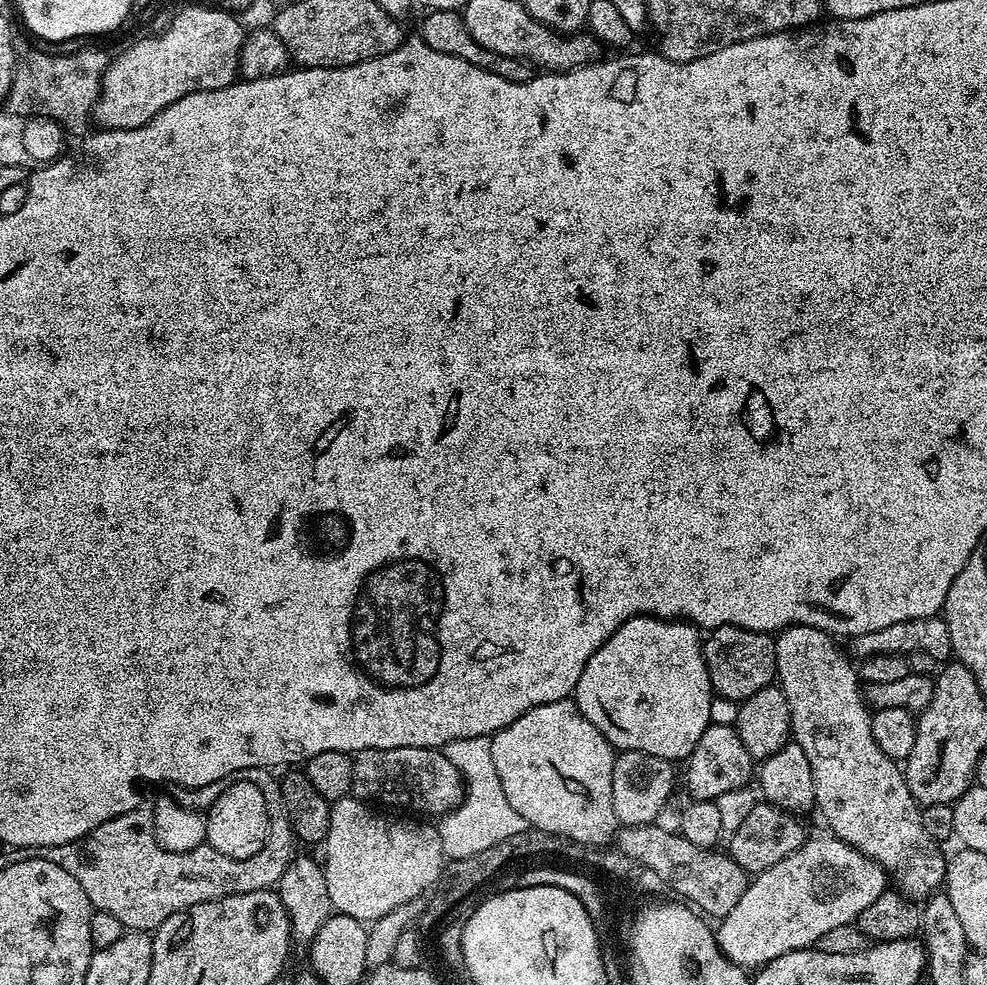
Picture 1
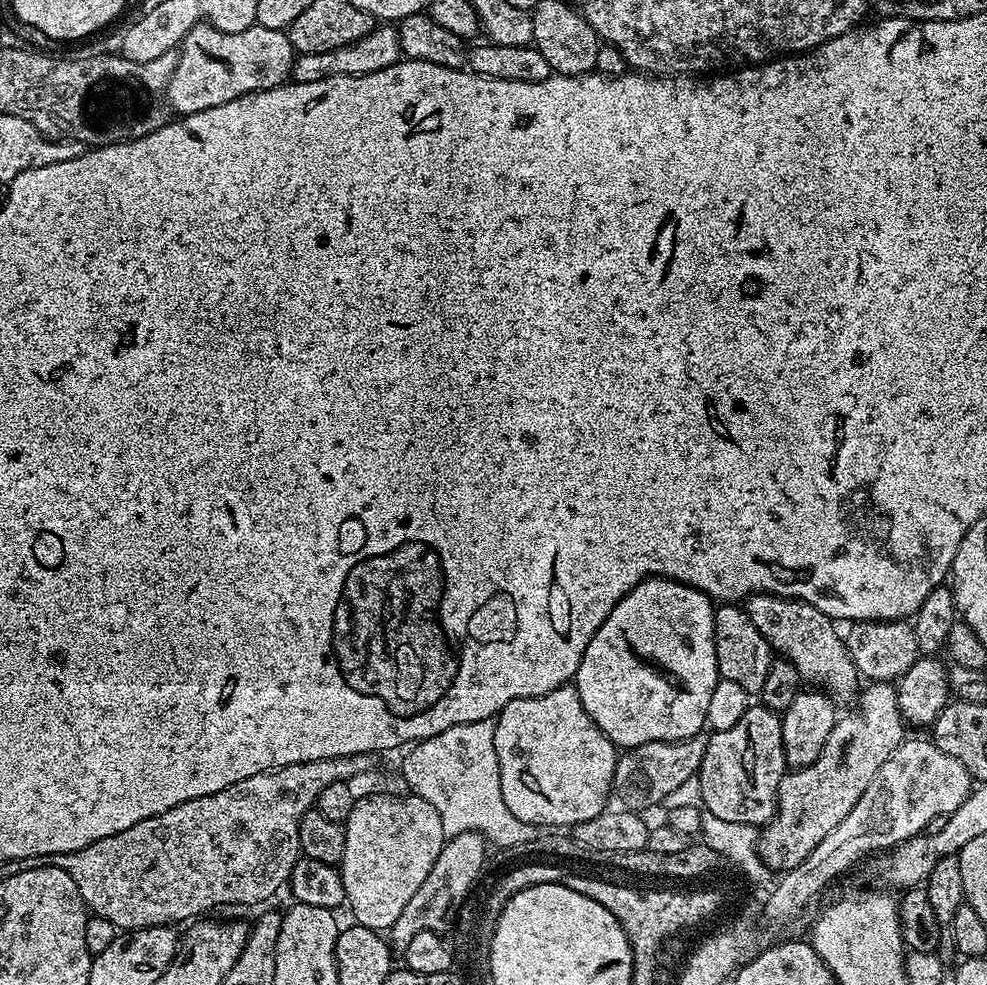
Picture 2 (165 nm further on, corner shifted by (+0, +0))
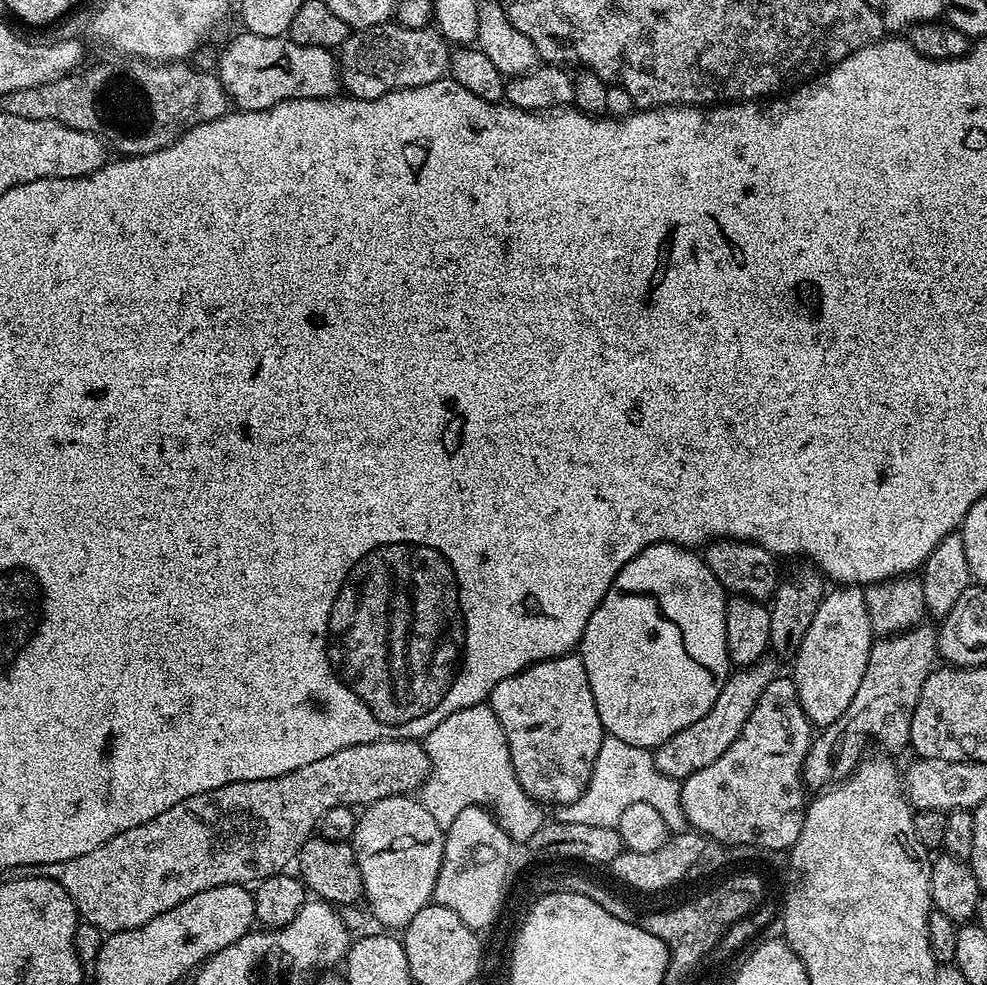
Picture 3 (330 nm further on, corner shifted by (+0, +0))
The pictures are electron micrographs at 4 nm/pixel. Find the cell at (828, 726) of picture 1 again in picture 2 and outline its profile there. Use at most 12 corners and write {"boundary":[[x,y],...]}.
{"boundary":[[749,596],[773,653],[836,702],[862,677],[841,629],[810,602]]}

